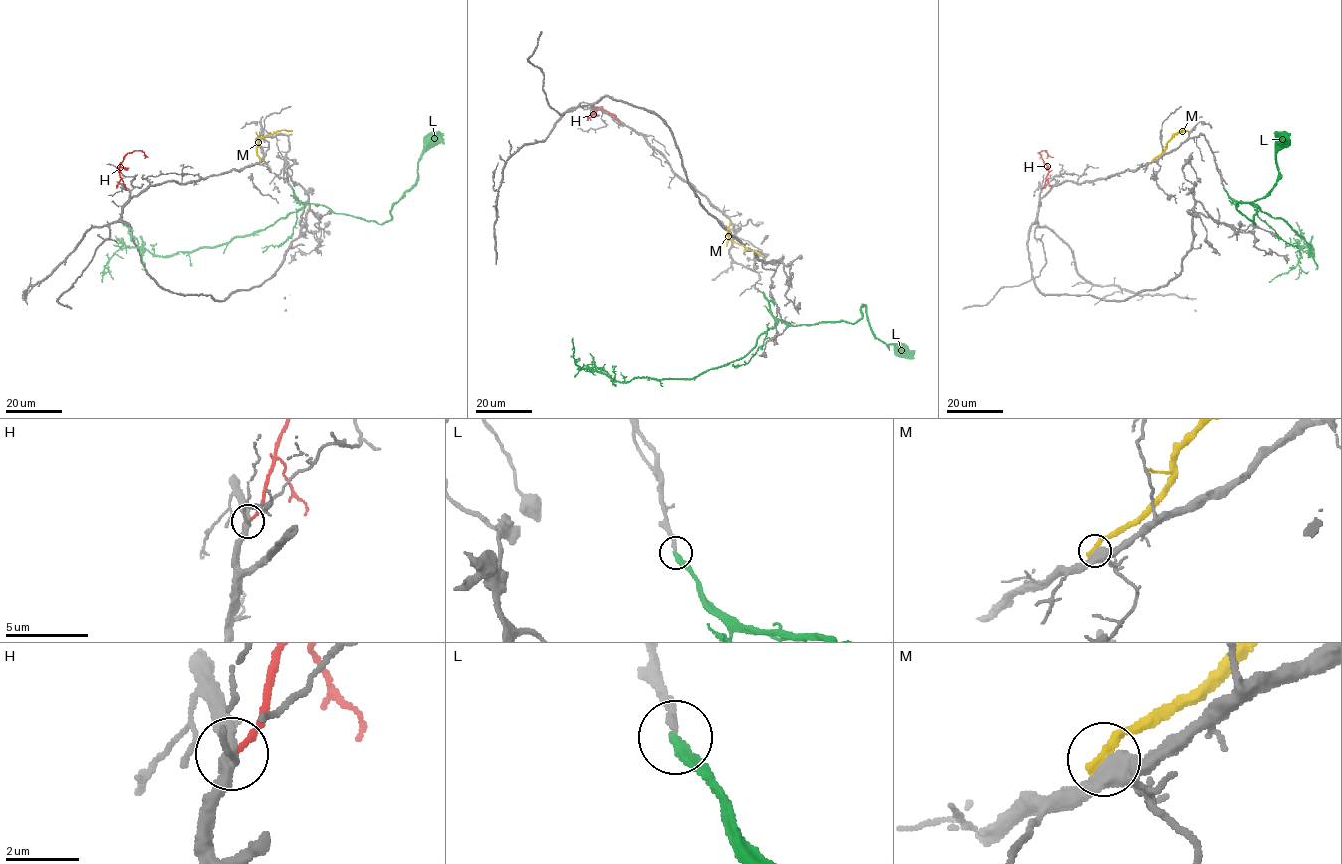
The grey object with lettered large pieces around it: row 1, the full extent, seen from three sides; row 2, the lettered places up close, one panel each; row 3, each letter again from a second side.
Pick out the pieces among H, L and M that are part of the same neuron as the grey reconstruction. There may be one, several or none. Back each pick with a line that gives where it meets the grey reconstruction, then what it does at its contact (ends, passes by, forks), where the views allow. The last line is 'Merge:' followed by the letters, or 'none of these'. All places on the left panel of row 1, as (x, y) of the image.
Merge: none of these

